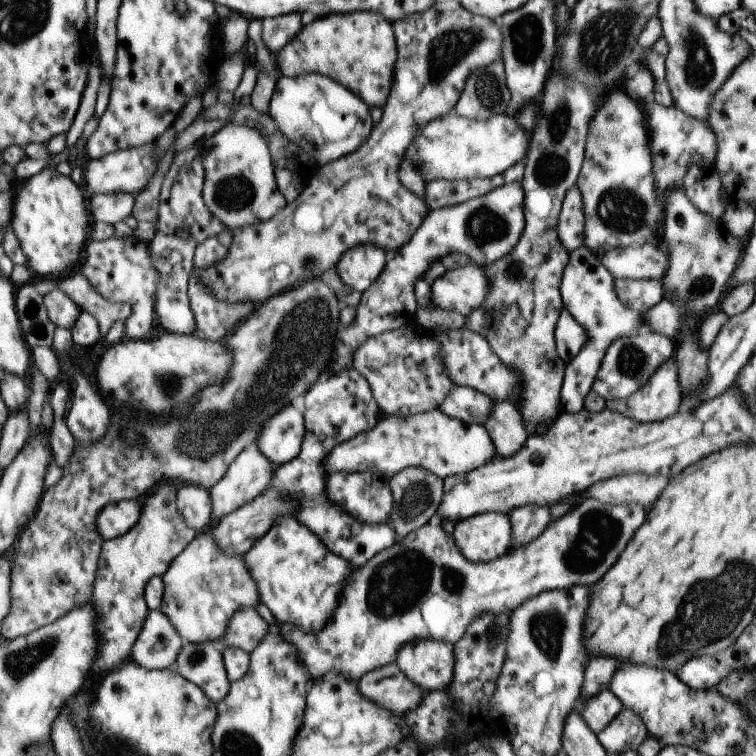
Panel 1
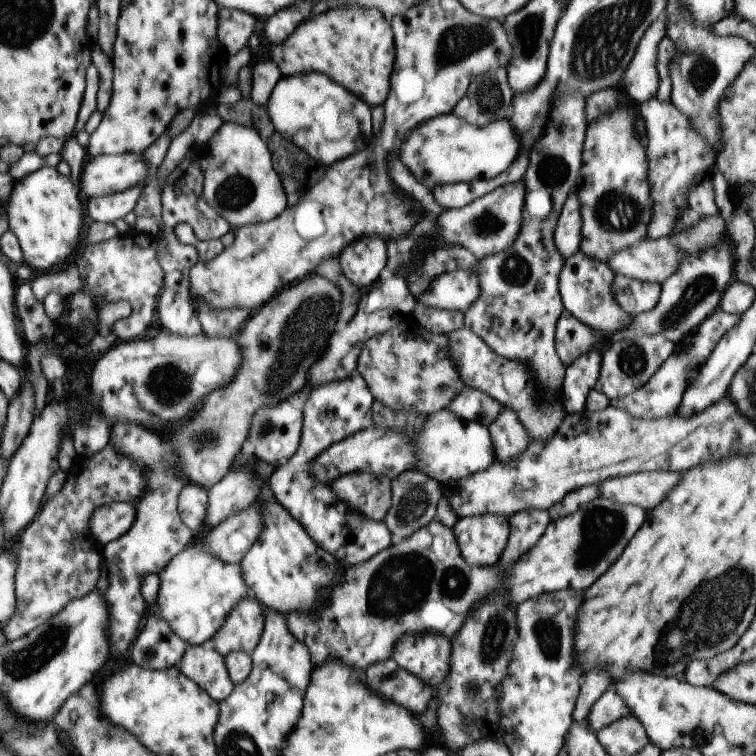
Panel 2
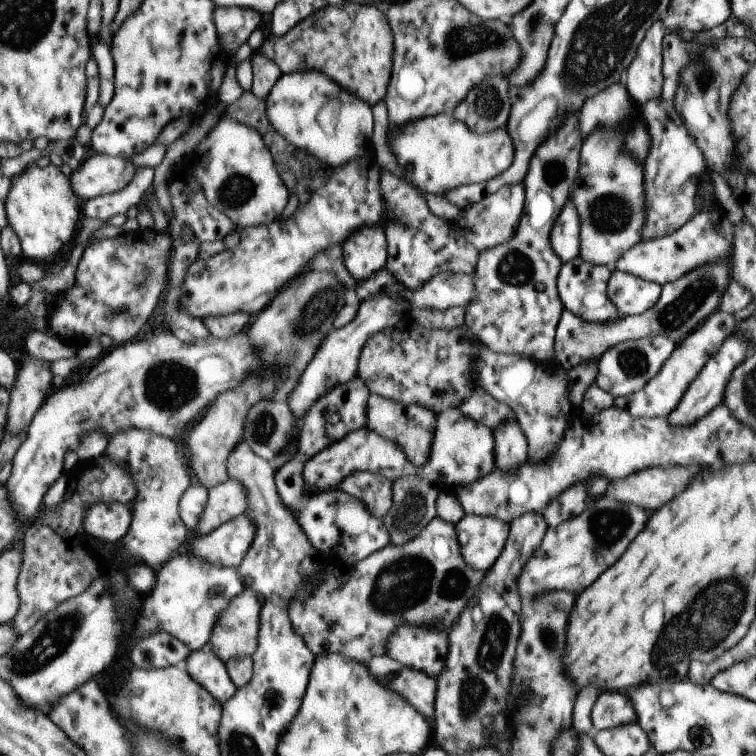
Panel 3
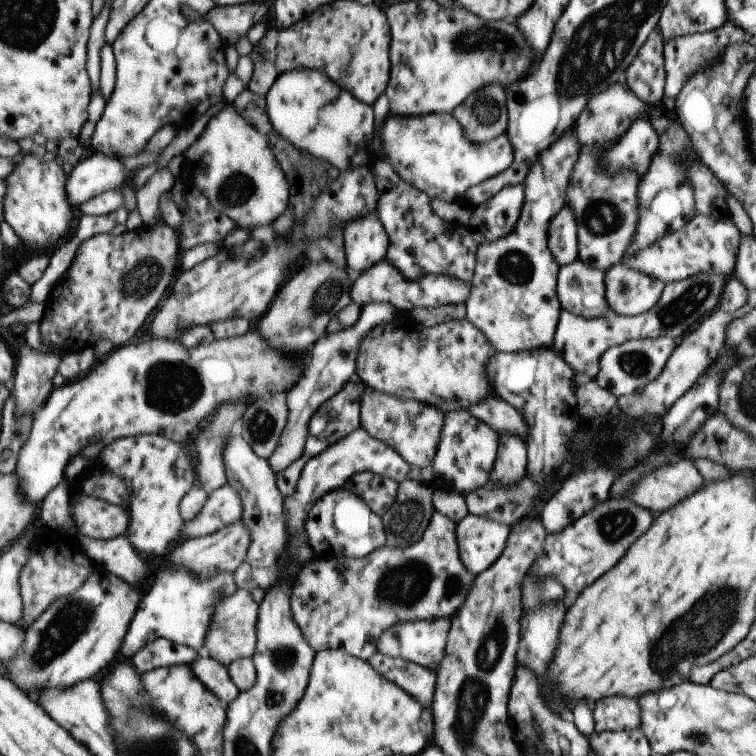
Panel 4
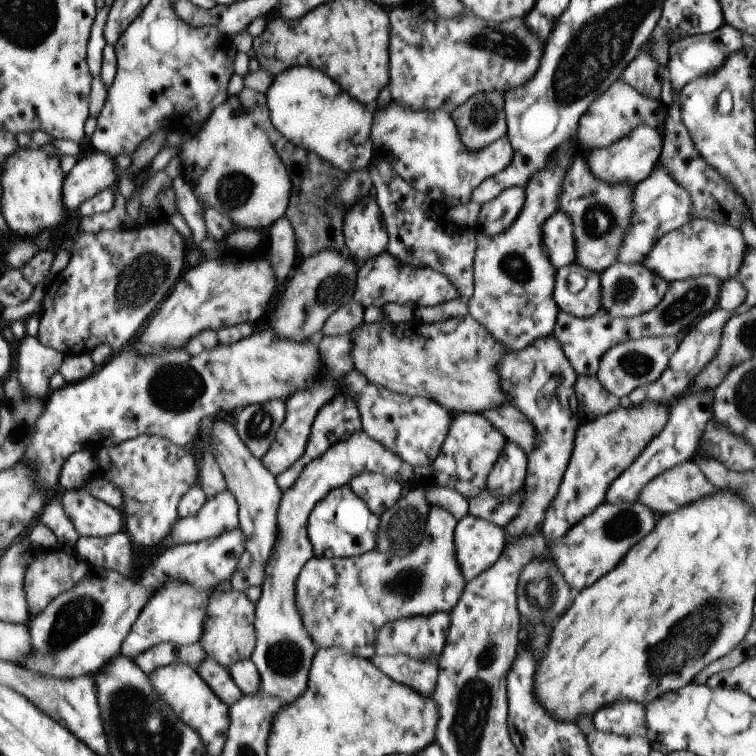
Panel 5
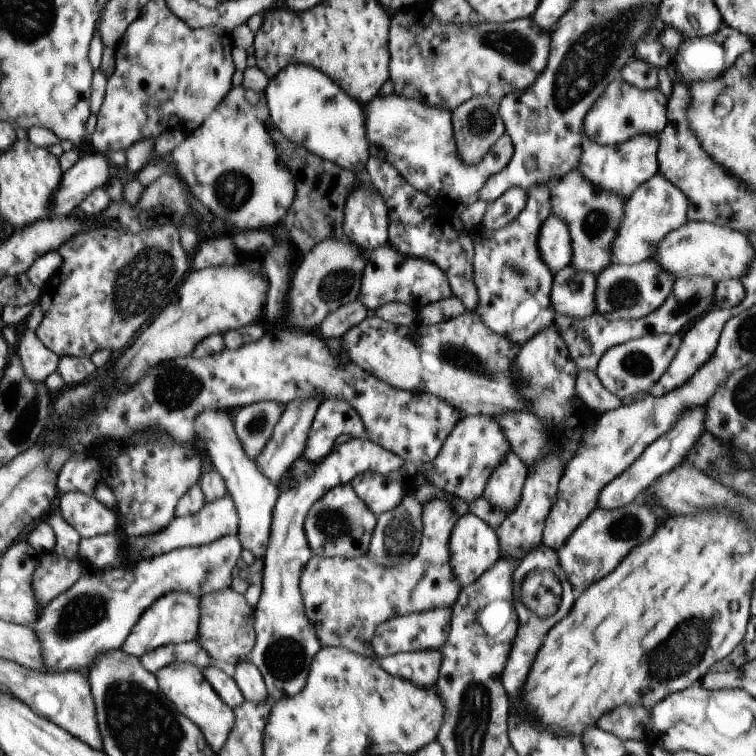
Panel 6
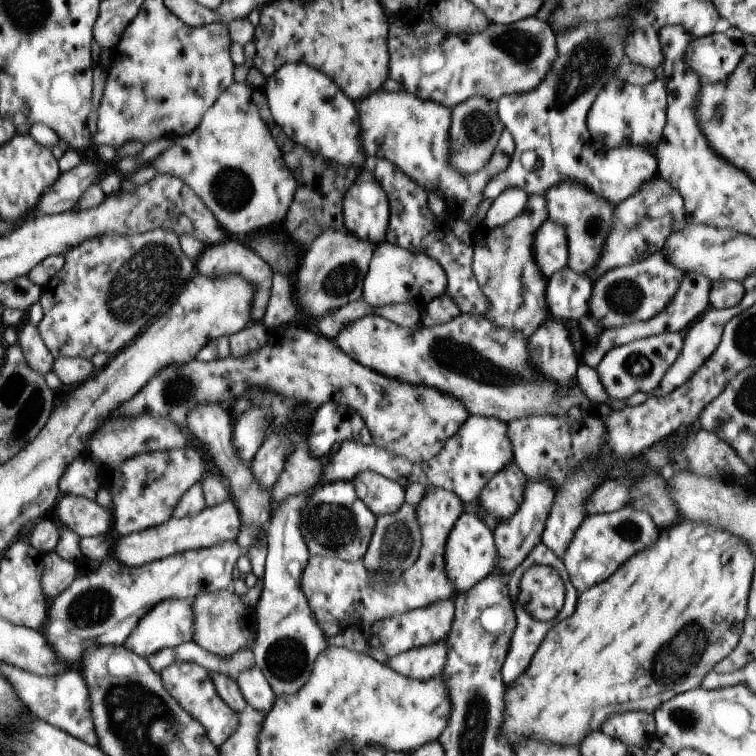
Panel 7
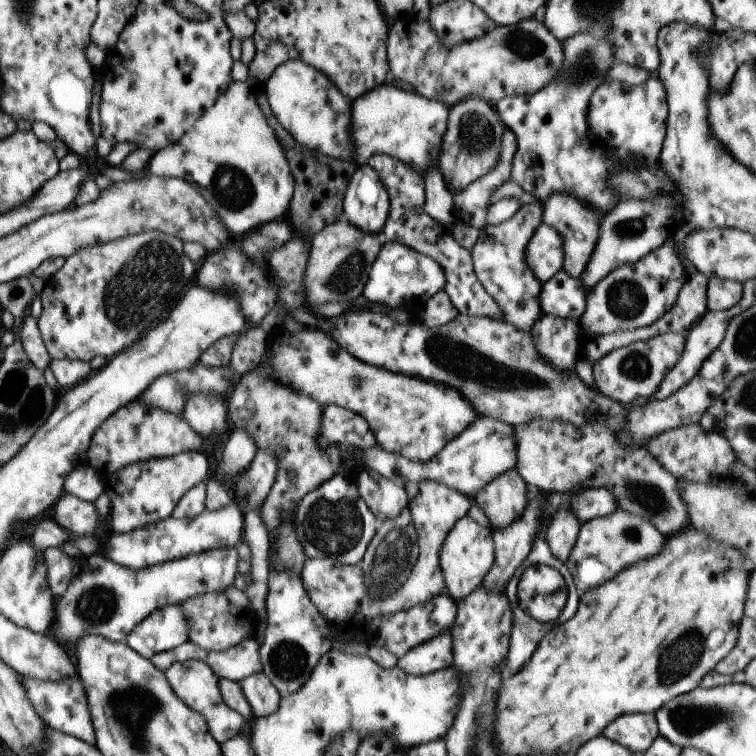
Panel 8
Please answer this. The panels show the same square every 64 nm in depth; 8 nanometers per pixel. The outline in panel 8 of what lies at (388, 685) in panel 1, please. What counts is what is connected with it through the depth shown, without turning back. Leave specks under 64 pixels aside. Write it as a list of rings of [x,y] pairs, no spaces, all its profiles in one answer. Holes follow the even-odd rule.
[[[445,629],[433,638],[414,646],[397,660],[397,668],[415,676],[423,676],[449,667],[452,664],[450,629]]]

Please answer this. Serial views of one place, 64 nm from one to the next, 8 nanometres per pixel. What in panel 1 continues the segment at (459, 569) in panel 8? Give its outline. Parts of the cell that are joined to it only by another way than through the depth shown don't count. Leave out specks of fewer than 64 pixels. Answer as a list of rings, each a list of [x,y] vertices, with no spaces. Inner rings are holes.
[[[491,511],[457,521],[450,535],[463,558],[486,563],[509,550],[510,534],[508,514]]]

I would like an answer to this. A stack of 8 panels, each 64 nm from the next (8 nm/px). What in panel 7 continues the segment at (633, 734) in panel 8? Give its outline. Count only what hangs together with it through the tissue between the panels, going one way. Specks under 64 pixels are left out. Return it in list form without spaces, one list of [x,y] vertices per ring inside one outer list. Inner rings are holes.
[[[623,711],[611,715],[599,728],[603,735],[639,748],[645,748],[655,738],[655,731],[654,716],[643,711]]]

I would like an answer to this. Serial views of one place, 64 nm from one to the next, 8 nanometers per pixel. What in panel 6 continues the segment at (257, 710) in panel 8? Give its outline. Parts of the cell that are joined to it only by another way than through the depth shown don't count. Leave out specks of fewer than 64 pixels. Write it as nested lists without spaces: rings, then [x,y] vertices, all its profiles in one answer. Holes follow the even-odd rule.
[[[241,660],[229,670],[245,701],[263,703],[268,697],[261,673],[253,663]]]

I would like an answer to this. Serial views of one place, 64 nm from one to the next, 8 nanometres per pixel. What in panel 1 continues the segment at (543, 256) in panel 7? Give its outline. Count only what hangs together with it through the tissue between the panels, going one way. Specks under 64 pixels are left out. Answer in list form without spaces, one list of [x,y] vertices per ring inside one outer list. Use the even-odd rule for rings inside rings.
[[[573,185],[564,194],[560,204],[556,233],[558,241],[568,254],[583,246],[584,216],[579,189]]]

